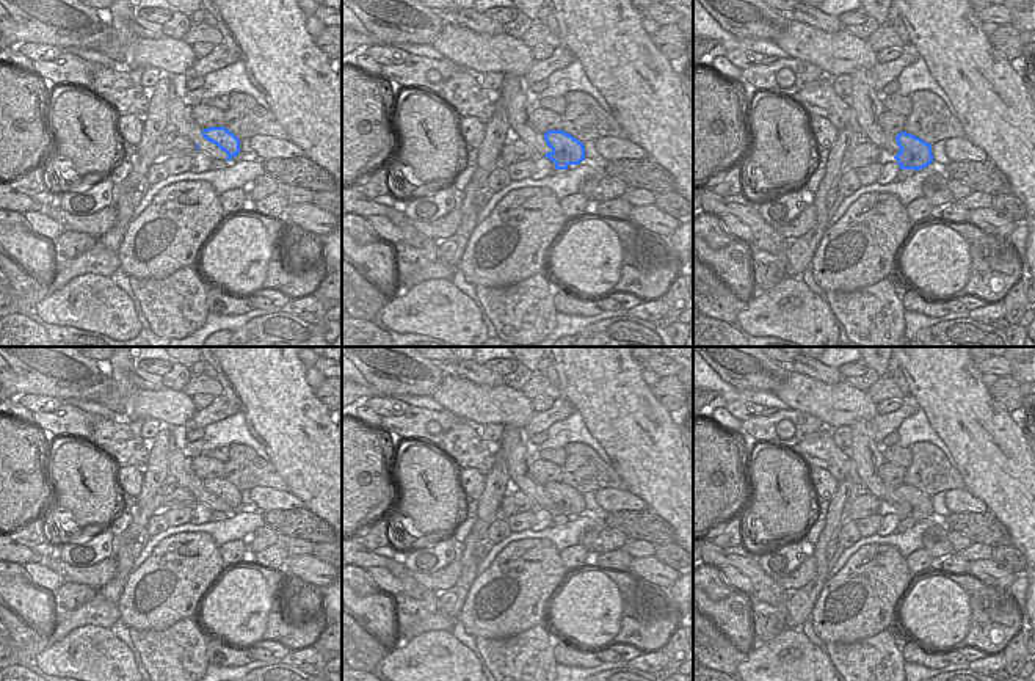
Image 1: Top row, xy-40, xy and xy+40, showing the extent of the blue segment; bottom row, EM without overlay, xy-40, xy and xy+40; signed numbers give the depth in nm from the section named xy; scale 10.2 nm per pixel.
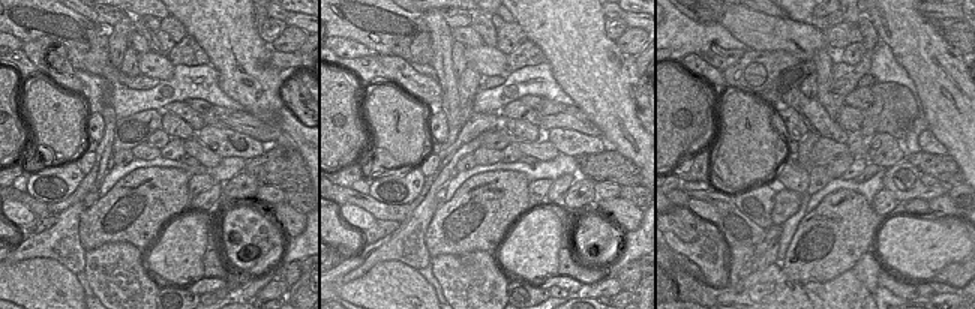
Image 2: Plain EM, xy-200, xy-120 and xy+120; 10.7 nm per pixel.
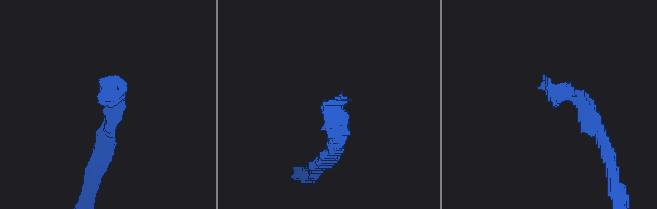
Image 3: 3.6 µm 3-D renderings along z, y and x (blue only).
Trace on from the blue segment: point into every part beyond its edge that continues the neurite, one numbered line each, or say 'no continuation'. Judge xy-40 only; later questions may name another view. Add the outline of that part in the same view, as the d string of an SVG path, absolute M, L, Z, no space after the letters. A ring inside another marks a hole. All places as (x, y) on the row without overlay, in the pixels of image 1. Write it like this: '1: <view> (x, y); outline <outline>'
1: xy-40 (179, 468); outline M179 446L174 447L168 457L168 474L171 480L177 482L183 488L188 488L199 497L199 502L207 505L212 512L227 510L224 502L202 488L202 480L199 480L191 469L191 458L185 458Z

